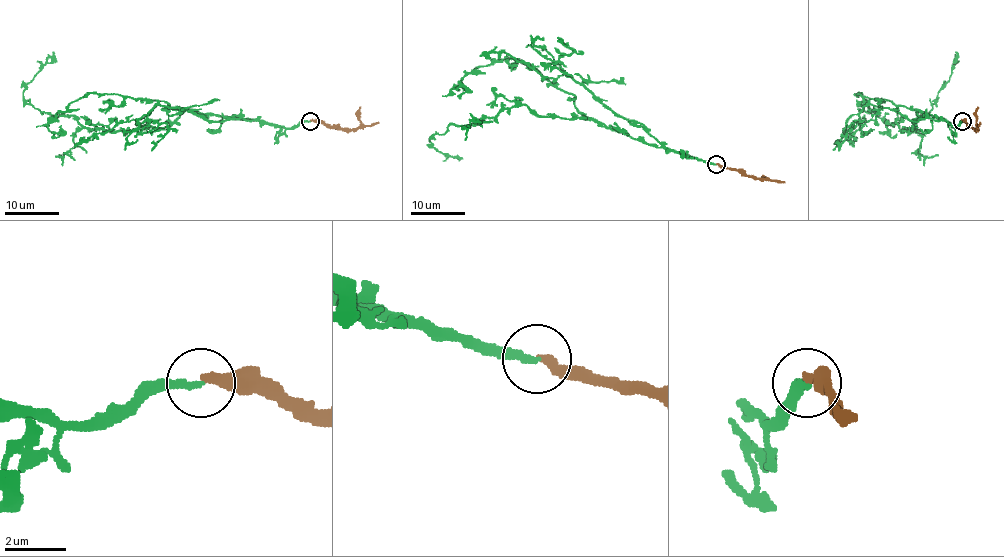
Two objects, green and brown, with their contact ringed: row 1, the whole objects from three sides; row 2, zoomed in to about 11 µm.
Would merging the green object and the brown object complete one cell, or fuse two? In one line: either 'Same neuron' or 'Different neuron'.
Different neuron

